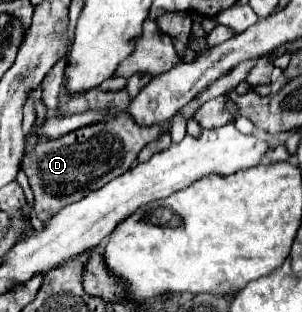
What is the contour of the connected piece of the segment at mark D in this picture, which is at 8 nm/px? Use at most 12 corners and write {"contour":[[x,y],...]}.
{"contour":[[126,90],[56,112],[106,118],[22,158],[34,212],[50,214],[128,172],[172,120],[138,126]]}

